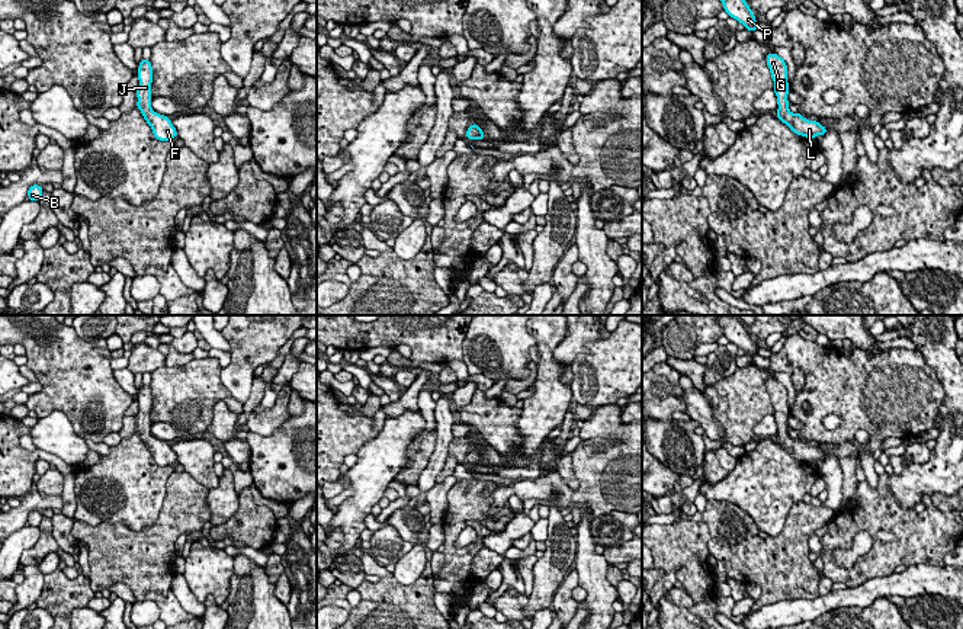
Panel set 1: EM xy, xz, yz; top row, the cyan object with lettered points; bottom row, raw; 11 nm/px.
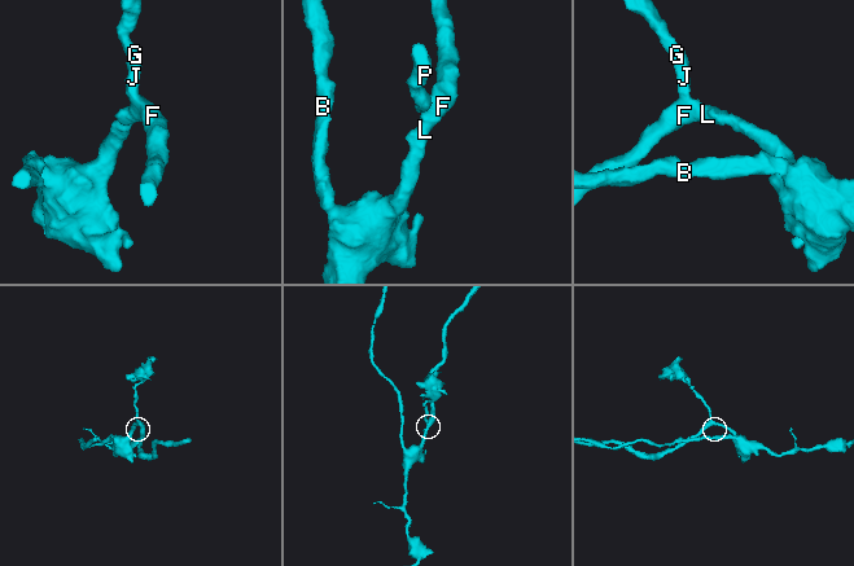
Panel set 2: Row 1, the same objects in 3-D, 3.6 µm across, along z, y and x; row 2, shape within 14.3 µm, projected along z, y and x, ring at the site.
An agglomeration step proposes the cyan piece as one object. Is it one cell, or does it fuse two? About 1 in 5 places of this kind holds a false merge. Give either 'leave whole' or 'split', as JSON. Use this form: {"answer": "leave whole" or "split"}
{"answer": "leave whole"}

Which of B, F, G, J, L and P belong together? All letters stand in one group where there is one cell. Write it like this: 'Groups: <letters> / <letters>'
Groups: B F G J L P

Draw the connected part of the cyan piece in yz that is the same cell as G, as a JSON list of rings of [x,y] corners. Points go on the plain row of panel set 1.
[[[774,379],[765,381],[767,391],[771,398],[771,404],[774,407],[774,418],[777,421],[777,430],[779,434],[776,437],[777,443],[786,449],[795,459],[806,462],[806,463],[815,463],[816,460],[825,460],[826,453],[822,452],[818,446],[809,446],[808,443],[803,443],[799,439],[792,439],[789,436],[789,408],[787,408],[787,389],[781,382]]]

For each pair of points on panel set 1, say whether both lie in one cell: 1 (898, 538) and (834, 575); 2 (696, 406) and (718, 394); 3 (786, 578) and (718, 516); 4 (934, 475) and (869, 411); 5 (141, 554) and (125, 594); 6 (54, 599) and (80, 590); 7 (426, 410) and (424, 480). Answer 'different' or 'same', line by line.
1: same
2: different
3: same
4: different
5: different
6: same
7: different

